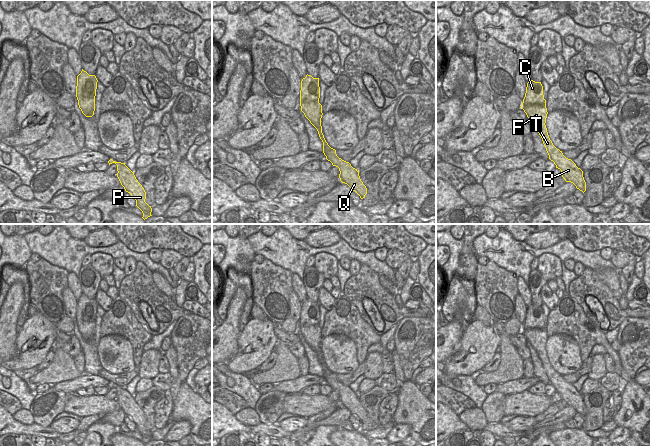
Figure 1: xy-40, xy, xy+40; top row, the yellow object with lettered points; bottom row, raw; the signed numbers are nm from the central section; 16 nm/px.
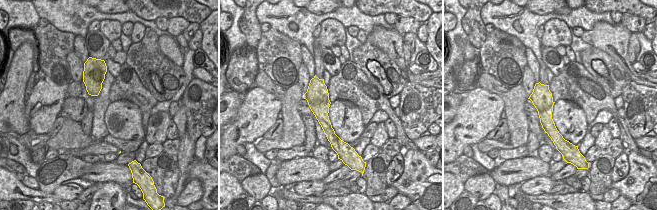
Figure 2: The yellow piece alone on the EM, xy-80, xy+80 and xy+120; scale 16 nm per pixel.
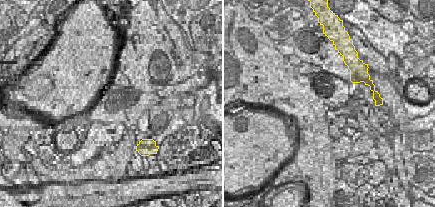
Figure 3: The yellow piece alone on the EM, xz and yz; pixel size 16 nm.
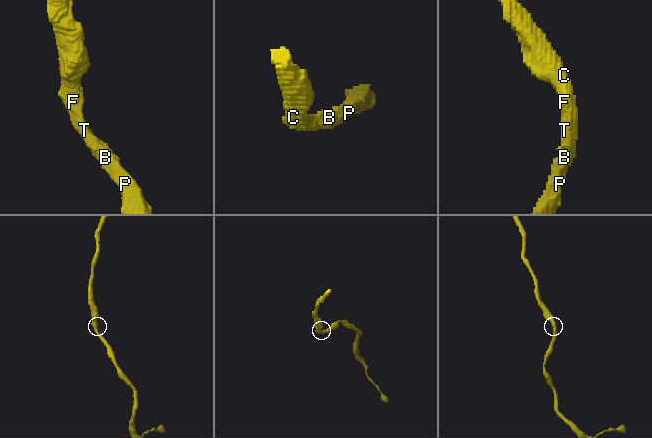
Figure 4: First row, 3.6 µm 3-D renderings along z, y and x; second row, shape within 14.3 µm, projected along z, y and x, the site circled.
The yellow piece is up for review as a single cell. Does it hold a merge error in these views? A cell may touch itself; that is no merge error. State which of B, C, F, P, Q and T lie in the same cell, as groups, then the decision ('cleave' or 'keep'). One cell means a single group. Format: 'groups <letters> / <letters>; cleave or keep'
groups B C F P Q T; keep

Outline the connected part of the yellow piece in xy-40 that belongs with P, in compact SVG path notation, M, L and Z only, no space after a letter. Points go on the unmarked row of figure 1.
M112 383L108 385L109 389L115 387L117 389L117 401L124 411L125 415L130 417L136 424L136 430L142 435L143 443L147 443L152 440L152 432L146 426L146 416L142 409L136 403L134 396L132 396L125 387L115 386Z

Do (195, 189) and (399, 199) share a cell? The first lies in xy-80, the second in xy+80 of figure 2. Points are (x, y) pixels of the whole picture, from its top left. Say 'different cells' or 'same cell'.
same cell

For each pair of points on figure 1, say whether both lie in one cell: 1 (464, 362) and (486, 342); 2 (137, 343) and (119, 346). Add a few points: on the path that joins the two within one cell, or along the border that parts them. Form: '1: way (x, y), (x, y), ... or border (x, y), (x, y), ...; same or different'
1: way (469, 358), (481, 346); same
2: border (110, 334), (120, 334), (129, 341), (136, 366); different

